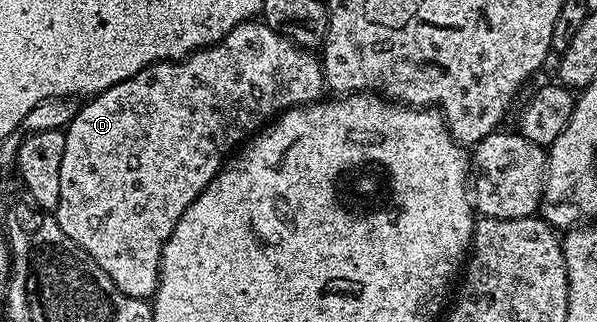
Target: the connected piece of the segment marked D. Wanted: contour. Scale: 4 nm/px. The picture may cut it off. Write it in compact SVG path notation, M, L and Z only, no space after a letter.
M261 19L239 23L239 27L231 30L224 39L206 49L196 49L182 61L157 61L154 65L147 66L143 71L131 75L131 79L123 79L123 83L115 83L115 87L90 96L78 108L73 122L64 130L63 164L59 166L59 203L55 210L59 227L63 227L63 231L67 231L67 235L71 235L71 239L75 239L75 243L79 243L79 247L83 247L83 251L87 251L87 255L91 255L91 259L95 259L95 263L99 263L99 267L107 271L107 275L111 275L119 291L132 297L152 298L157 290L157 277L161 273L161 252L183 211L187 211L193 200L209 186L211 179L215 179L230 154L258 132L267 119L276 118L287 109L295 109L298 105L308 105L318 100L322 96L321 89L325 88L323 65L318 54L300 49L294 41L276 33Z

